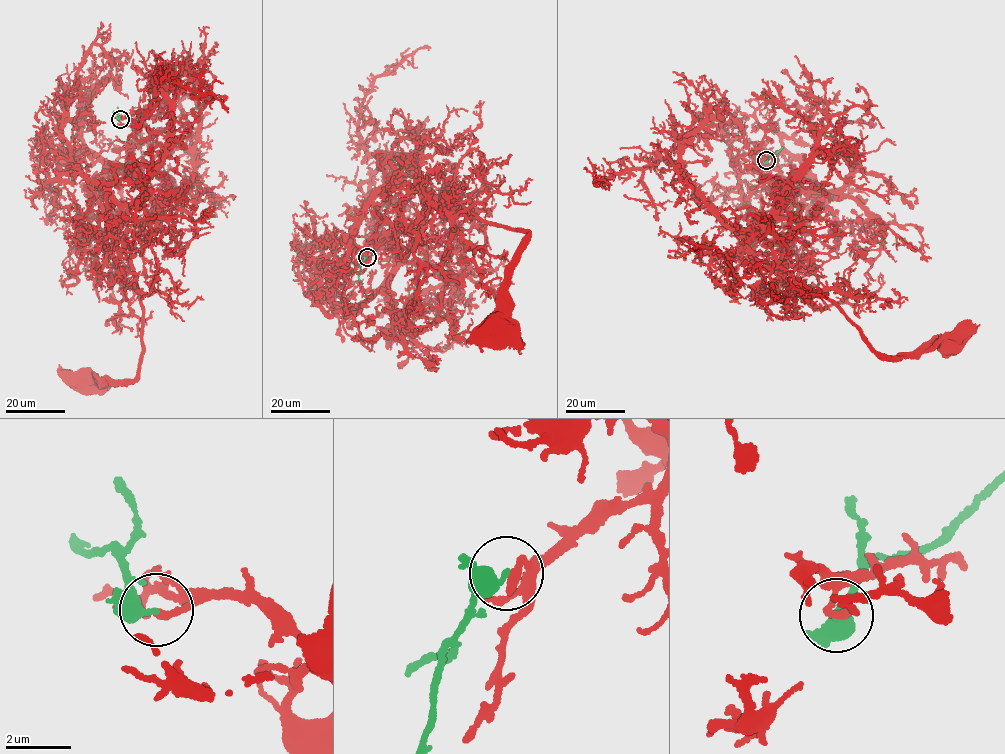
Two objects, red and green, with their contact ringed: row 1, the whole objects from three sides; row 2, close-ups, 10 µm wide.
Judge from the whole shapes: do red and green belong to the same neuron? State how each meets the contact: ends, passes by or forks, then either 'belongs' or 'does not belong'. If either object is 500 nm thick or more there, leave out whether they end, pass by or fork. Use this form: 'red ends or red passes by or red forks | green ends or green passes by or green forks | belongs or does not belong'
red ends | green ends | does not belong

